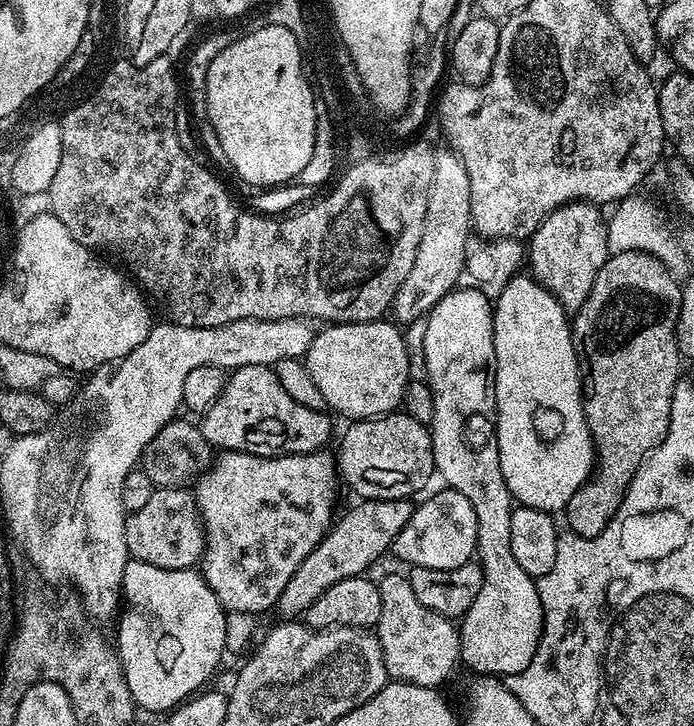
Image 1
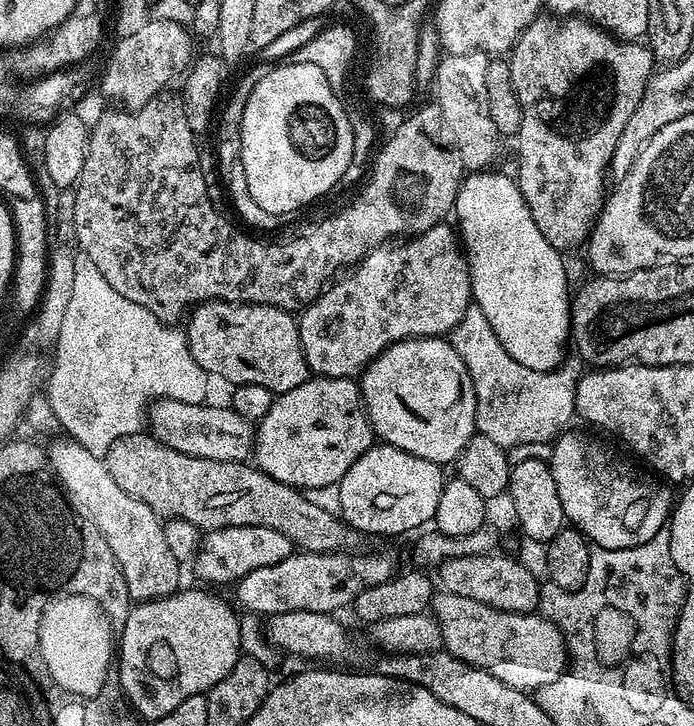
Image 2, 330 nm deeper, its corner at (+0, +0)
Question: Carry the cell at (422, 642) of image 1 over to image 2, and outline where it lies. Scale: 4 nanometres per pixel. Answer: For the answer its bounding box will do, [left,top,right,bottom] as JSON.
[430,590,569,690]

